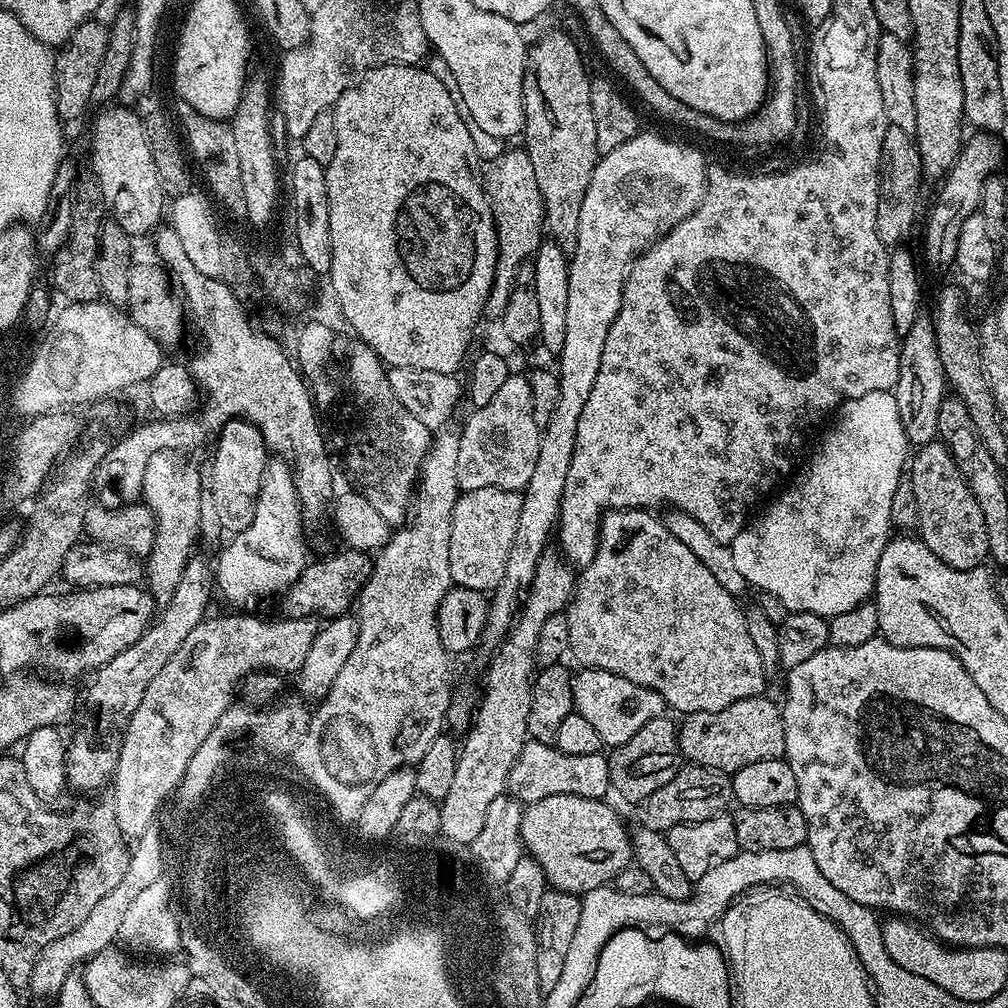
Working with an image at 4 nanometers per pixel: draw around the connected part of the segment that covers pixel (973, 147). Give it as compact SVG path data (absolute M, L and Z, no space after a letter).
M973 131L963 141L958 158L949 168L948 175L943 177L940 197L929 218L927 215L928 226L924 230L924 254L934 267L944 268L955 261L958 230L962 230L962 222L966 222L966 218L979 209L984 183L990 176L997 175L1004 164L1004 144L1000 139L999 135L990 132Z

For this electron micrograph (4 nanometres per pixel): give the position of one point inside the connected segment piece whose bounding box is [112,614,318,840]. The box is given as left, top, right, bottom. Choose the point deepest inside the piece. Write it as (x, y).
(181, 706)

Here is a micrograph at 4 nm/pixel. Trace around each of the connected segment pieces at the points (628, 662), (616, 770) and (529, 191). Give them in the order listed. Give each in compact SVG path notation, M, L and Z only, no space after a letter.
M613 508L605 511L604 518L600 522L600 535L596 546L594 558L586 567L579 569L576 577L576 590L572 594L572 601L568 603L566 615L569 622L570 656L577 660L577 665L585 668L597 668L606 670L610 674L618 674L638 686L646 686L657 692L663 698L665 705L679 714L691 714L694 712L717 712L726 710L734 702L742 702L751 696L759 696L765 691L766 677L763 672L761 655L754 646L746 628L745 609L740 606L741 601L731 596L725 588L718 583L718 578L698 562L693 551L680 542L664 525L659 515L643 508Z
M667 715L654 718L630 738L630 742L622 742L615 745L607 753L608 765L610 766L610 785L620 796L628 800L639 802L645 800L654 790L666 786L670 778L682 766L680 754L680 734L677 721L668 720Z
M509 147L502 155L487 161L482 168L484 193L492 203L492 217L496 223L496 273L488 301L484 307L490 317L503 317L506 302L510 302L515 282L515 270L524 260L535 257L546 236L544 198L534 176L534 165L523 147Z

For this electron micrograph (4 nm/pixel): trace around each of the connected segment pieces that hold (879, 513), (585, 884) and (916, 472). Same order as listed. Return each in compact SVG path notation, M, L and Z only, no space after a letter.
M871 392L850 398L840 405L835 416L832 429L821 438L800 477L798 472L771 501L773 504L757 520L755 517L745 524L730 545L734 562L749 586L774 594L789 612L809 612L825 618L854 610L854 606L865 603L873 595L878 560L893 531L890 502L894 502L894 490L898 490L898 482L910 460L910 445L892 392Z
M554 794L527 805L521 818L520 838L527 855L544 868L547 883L558 892L583 894L611 885L616 875L629 867L634 860L634 849L629 825L620 821L620 816L604 800L591 800L574 794Z
M939 440L921 445L911 457L908 479L917 499L919 539L952 569L981 567L989 557L985 515L948 448Z

